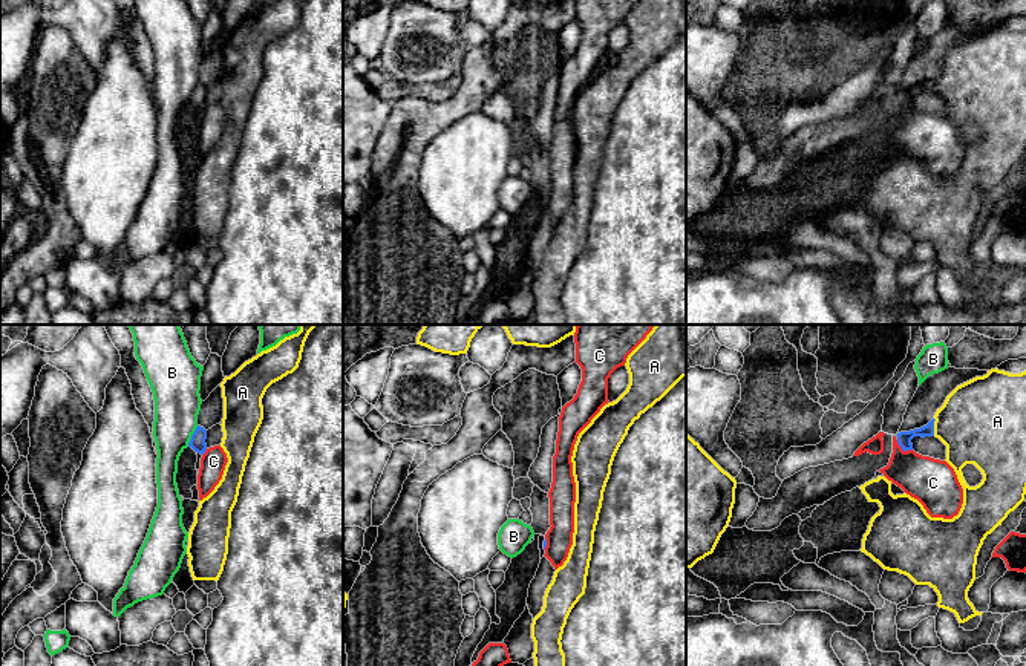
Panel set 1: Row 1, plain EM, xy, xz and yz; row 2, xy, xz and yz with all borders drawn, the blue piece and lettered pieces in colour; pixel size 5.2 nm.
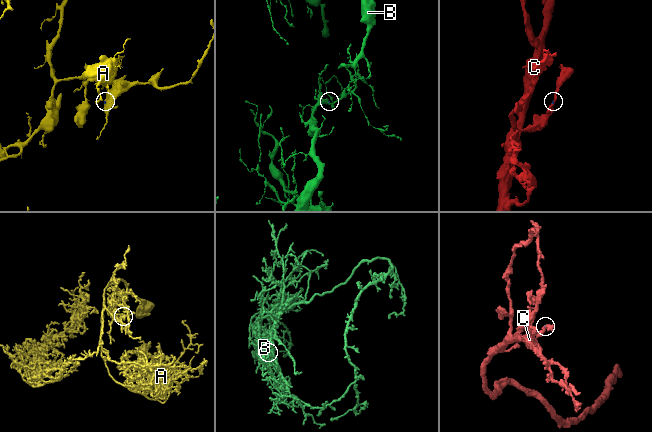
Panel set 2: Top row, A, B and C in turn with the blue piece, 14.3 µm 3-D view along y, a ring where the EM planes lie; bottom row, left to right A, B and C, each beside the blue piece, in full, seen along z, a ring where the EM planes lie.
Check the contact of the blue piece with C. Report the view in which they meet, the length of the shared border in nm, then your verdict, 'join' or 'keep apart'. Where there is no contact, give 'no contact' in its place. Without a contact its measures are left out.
yz | 110 nm | keep apart

